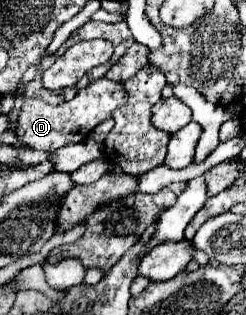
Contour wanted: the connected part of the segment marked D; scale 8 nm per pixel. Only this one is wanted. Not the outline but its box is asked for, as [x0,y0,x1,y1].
[18,78,128,150]

